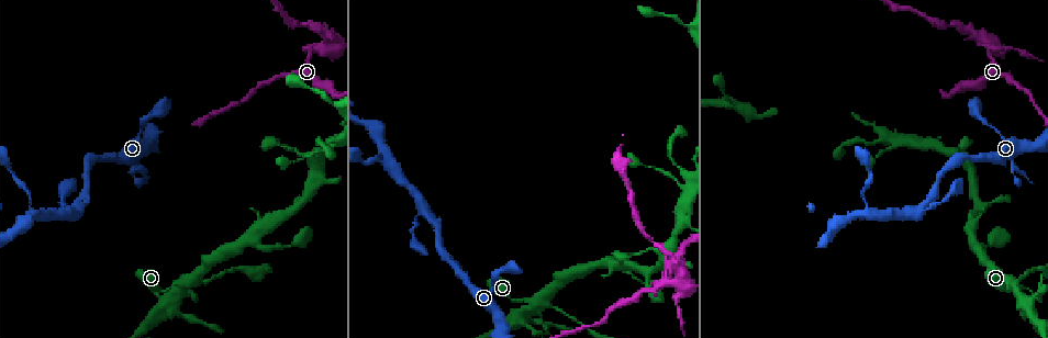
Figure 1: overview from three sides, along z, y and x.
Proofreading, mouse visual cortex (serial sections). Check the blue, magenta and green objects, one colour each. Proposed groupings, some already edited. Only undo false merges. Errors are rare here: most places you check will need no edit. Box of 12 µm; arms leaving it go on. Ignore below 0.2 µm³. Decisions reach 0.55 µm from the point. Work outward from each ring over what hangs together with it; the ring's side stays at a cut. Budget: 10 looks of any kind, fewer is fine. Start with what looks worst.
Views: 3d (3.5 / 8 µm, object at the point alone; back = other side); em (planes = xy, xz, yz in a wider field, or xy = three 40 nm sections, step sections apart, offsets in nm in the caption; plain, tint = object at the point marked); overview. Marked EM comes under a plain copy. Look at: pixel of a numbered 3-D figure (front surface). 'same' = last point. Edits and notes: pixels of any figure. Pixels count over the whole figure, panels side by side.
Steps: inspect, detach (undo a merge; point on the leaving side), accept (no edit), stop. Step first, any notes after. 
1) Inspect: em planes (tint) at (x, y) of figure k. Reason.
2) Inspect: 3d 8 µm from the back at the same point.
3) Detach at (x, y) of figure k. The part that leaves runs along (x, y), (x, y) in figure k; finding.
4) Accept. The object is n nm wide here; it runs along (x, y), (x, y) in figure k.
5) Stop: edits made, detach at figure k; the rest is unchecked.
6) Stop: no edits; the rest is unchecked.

Inspect: 3d 3.5 µm at (325, 44) of figure 1. Three-way junction.

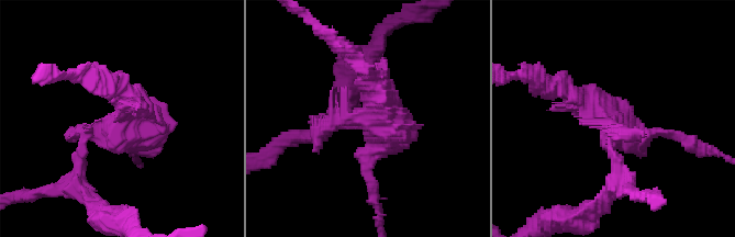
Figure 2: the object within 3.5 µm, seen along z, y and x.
Inspect: em xy step 2 (tint) at (614, 124) of figure 2.

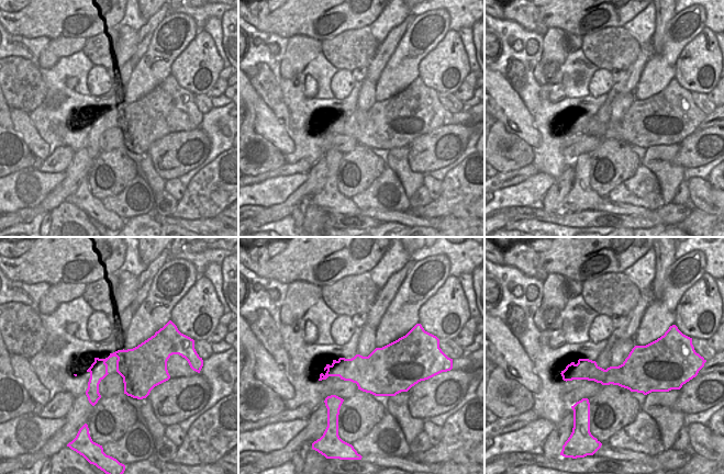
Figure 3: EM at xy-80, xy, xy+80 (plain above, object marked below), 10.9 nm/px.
Detach at (617, 100) of figure 2. Two cells meet here.

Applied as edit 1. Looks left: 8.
Inspect: 3d 3.5 µm from the back at (1017, 279) of figure 1. Calibre changes.

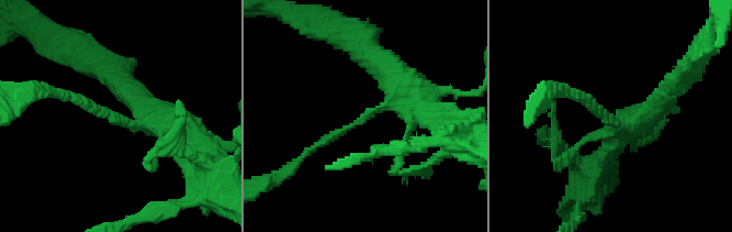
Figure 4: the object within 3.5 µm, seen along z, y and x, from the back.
Inspect: em xy step 1 (tint) at (613, 124) of figure 4. The arms are 150, 350 nm wide.

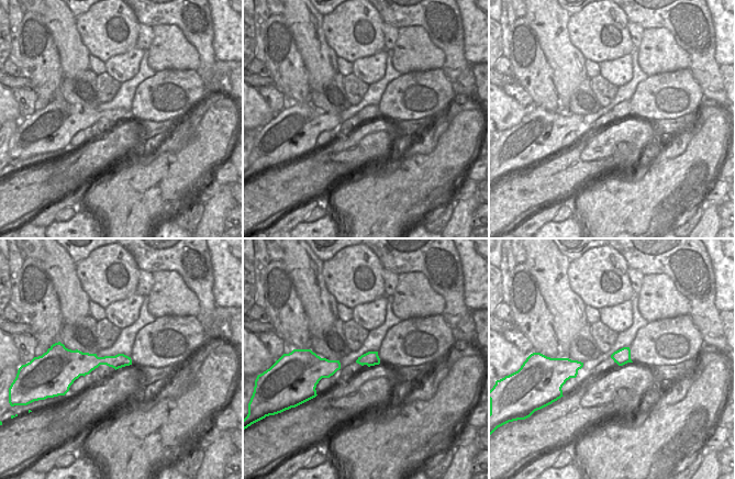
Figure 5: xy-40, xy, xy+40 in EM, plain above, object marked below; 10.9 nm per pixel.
Accept. It runs along (442, 92), (412, 90), (317, 146) in figure 4; one cell here.

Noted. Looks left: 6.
Inspect: 3d 3.5 µm from the back at (929, 143) of figure 1. Abrupt turn.

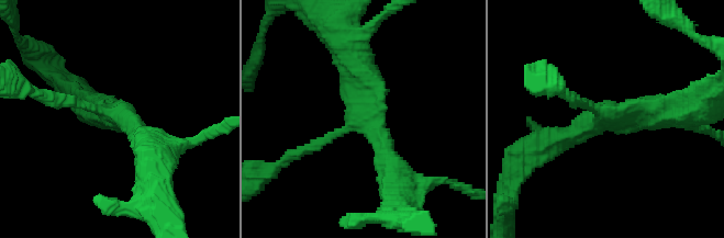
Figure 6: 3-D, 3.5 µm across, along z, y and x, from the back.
Inspect: em xy step 5 (tint) at (607, 117) of figure 6. Now the EM.

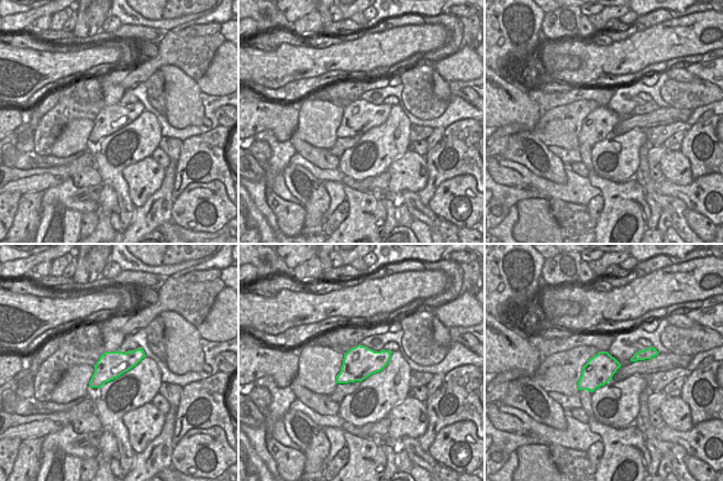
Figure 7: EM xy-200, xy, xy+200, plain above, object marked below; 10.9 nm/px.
Accept. It runs along (394, 178), (351, 52) in figure 6; continuous, no second cell.

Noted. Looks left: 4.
Inspect: 3d 3.5 µm at (77, 203) of figure 1.

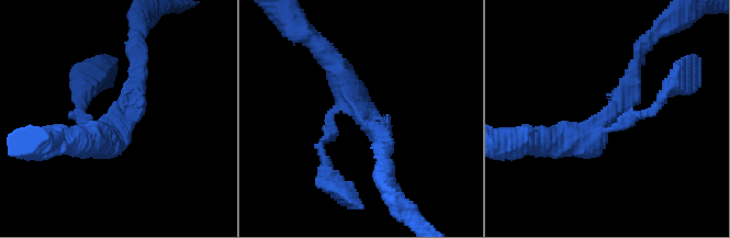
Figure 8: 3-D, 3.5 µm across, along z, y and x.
Inspect: em xy step 3 (tint) at (363, 124) of figure 8.

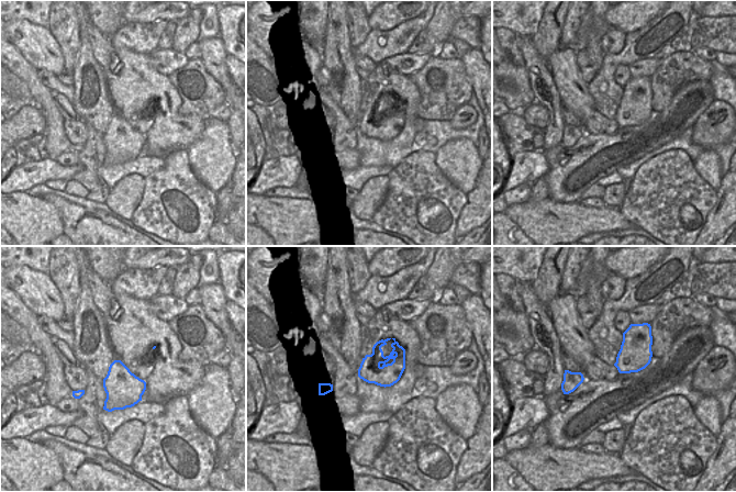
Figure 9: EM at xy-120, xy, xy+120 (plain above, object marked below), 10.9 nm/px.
Inspect: em xy step 1 (tint) at the same point.

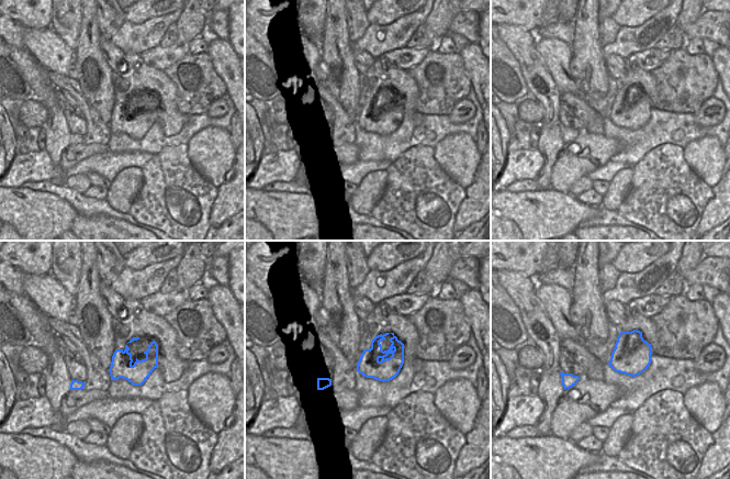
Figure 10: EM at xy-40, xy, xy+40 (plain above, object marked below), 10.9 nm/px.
Accept. The object is 340 nm wide here; it runs along (643, 47), (618, 109), (562, 138) in figure 8; continuous, no second cell.

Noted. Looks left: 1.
Stop: edits made, detach at figure 2; the rest is unchecked.

